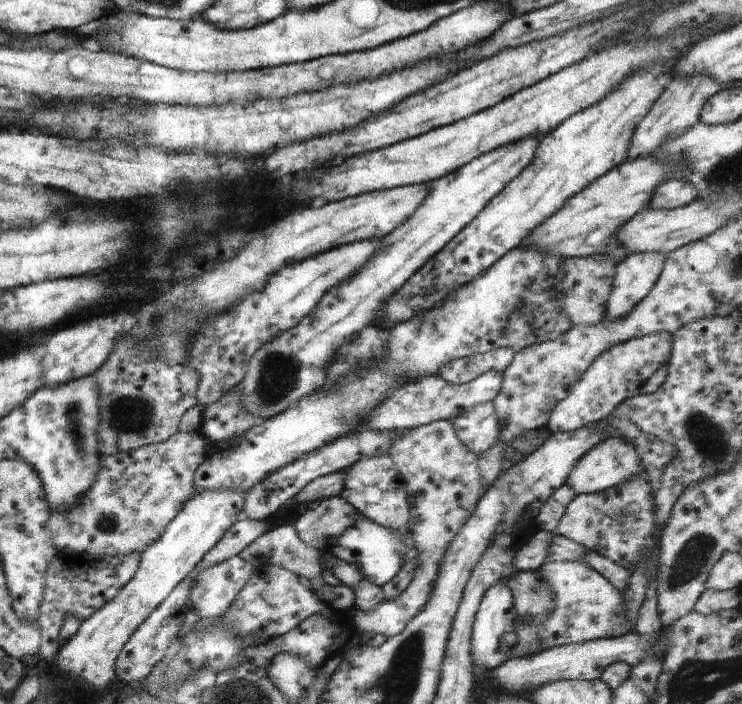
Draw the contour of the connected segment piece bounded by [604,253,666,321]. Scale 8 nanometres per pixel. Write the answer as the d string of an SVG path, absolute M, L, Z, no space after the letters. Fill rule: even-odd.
M630 253L618 262L604 321L626 316L652 290L665 258L662 253Z

